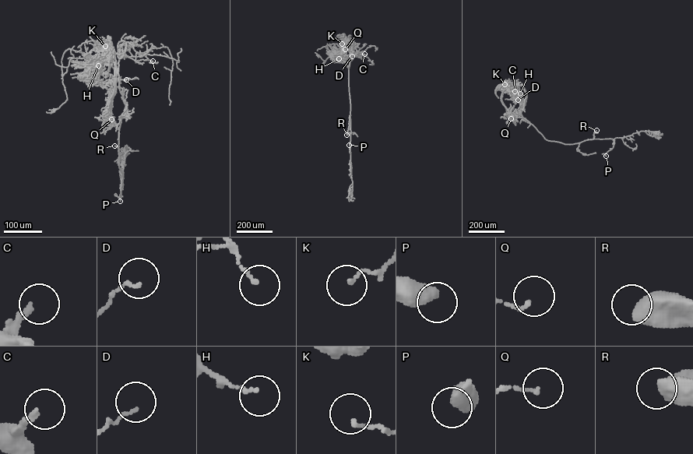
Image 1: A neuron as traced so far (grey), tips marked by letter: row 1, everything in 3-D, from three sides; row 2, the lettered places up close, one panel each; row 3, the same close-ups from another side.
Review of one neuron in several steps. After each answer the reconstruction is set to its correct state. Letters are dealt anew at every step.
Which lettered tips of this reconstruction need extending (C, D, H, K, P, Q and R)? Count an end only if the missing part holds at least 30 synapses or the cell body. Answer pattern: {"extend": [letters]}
{"extend": []}

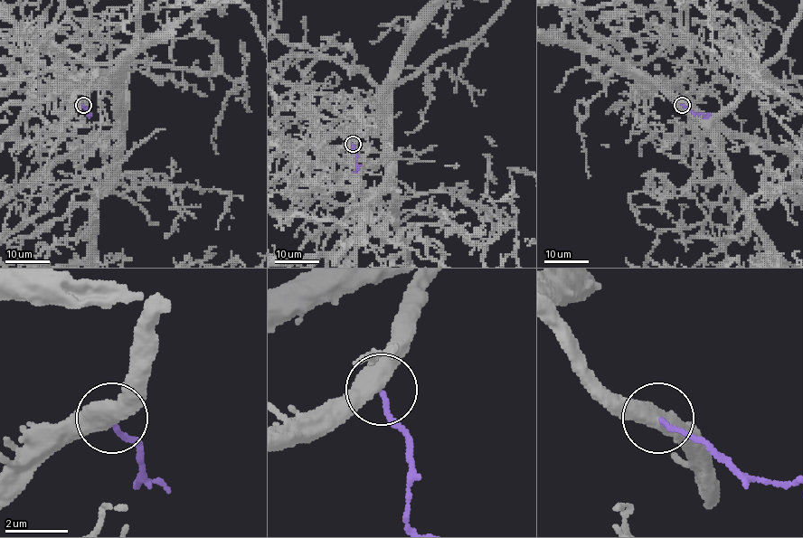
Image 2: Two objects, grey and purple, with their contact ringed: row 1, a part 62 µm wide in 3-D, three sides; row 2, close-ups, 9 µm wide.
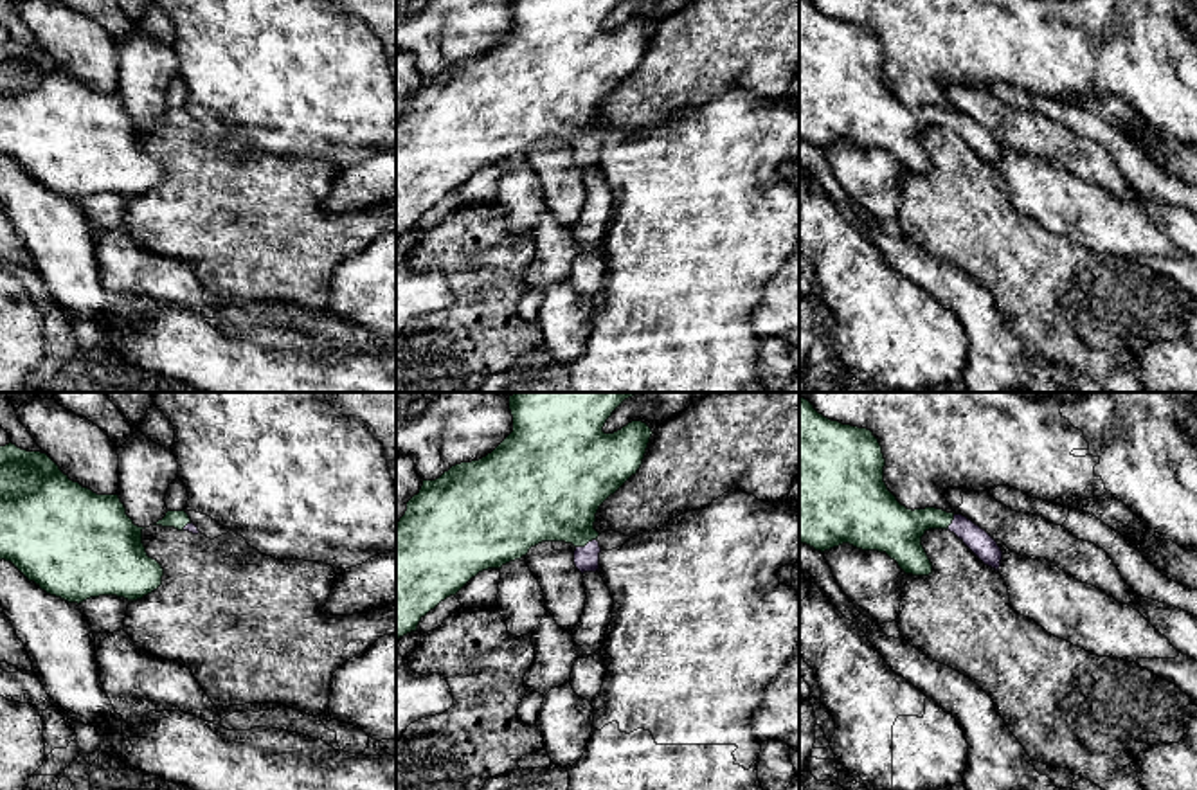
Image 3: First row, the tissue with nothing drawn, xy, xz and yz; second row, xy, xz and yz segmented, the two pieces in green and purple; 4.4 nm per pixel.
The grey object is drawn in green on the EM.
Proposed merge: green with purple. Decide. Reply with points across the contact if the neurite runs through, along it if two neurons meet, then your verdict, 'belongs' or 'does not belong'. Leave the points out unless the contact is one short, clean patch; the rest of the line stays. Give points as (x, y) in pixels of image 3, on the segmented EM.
way xz (555, 497), (585, 544), (585, 558); belongs

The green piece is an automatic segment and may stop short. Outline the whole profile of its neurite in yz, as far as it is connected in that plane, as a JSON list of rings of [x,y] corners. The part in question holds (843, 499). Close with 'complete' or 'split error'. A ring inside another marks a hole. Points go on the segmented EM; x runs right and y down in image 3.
[[[799,398],[799,543],[821,552],[850,543],[862,551],[886,552],[905,574],[929,576],[932,563],[922,536],[929,529],[947,529],[985,565],[999,570],[1003,551],[985,529],[943,509],[907,509],[887,489],[884,466],[882,446],[871,430],[832,421]]]; split error

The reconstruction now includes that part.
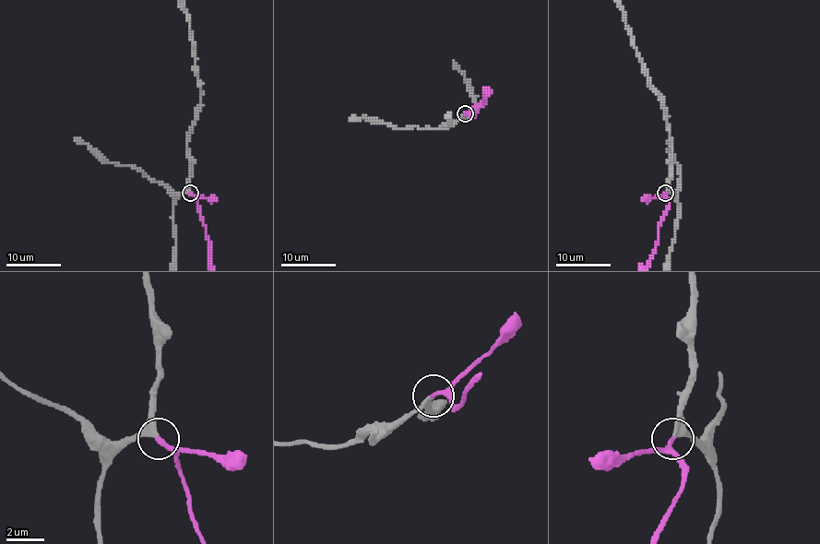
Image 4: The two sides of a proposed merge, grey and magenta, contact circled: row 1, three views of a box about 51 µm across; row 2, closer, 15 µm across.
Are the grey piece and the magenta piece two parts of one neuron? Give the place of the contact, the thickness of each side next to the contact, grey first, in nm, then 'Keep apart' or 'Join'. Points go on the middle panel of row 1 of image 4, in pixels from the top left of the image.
Place: (465, 113). Thickness 220 nm (grey) against 240 nm. Join

